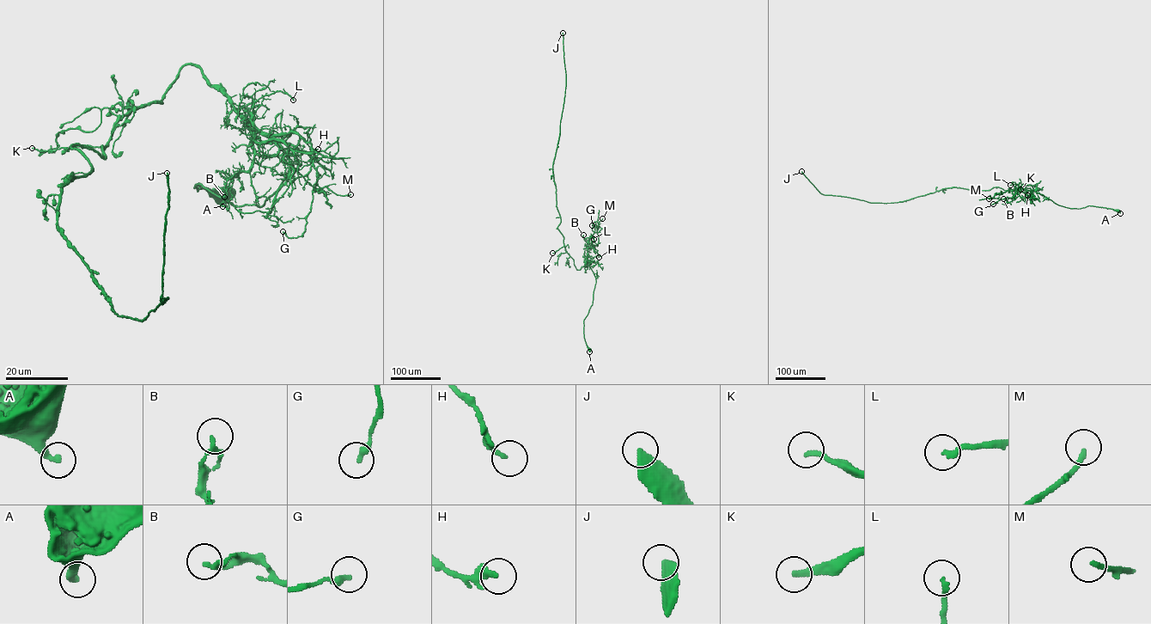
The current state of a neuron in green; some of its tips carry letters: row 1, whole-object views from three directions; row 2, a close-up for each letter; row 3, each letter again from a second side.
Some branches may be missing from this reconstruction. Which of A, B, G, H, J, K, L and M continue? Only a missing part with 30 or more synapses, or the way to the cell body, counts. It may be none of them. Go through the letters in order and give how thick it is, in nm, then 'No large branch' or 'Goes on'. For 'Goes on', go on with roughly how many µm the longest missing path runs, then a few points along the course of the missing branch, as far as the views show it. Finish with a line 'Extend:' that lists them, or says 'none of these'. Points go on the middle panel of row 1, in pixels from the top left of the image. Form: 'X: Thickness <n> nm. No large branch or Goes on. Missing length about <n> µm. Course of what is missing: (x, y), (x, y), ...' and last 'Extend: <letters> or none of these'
A: Thickness 360 nm. No large branch
B: Thickness 150 nm. No large branch
G: Thickness 240 nm. No large branch
H: Thickness 200 nm. No large branch
J: Thickness 440 nm. Goes on. Missing length about 80 µm
K: Thickness 220 nm. Goes on. Missing length about 25 µm
L: Thickness 180 nm. No large branch
M: Thickness 200 nm. No large branch
Extend: J, K

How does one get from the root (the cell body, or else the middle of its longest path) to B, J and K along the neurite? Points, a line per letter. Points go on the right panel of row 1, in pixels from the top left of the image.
B: (1118, 211), (1089, 205), (1066, 207), (1033, 190), (1021, 188), (1011, 201), (1003, 198)
J: (1118, 211), (1059, 205), (1034, 190), (1040, 180), (869, 203), (821, 193), (801, 171)
K: (1118, 211), (1089, 205), (1077, 209), (1059, 205), (1034, 190), (1040, 180), (1014, 190), (1020, 189)

